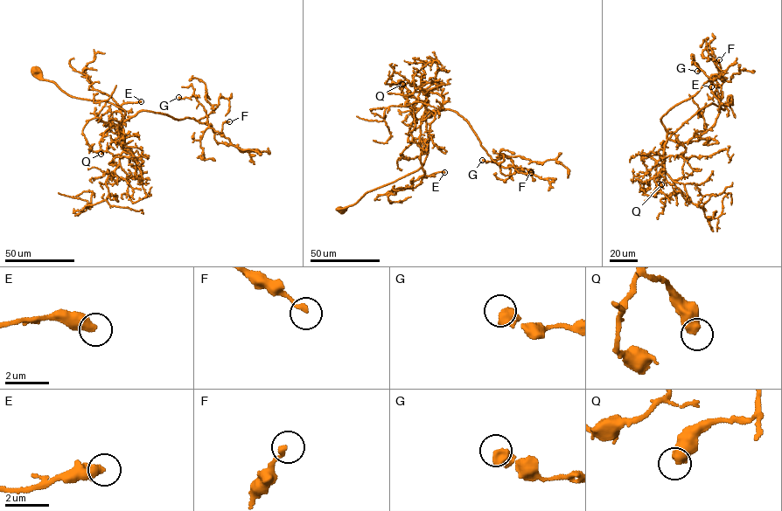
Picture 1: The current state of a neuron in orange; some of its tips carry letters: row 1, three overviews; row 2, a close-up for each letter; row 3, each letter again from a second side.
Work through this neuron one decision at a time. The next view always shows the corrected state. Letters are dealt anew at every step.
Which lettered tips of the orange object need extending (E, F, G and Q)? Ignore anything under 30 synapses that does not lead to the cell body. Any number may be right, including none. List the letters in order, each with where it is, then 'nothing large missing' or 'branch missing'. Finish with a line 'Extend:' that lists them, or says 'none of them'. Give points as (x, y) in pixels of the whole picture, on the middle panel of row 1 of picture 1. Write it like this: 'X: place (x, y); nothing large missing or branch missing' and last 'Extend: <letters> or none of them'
E: place (444, 172); branch missing
F: place (531, 172); nothing large missing
G: place (482, 160); nothing large missing
Q: place (402, 84); nothing large missing
Extend: E

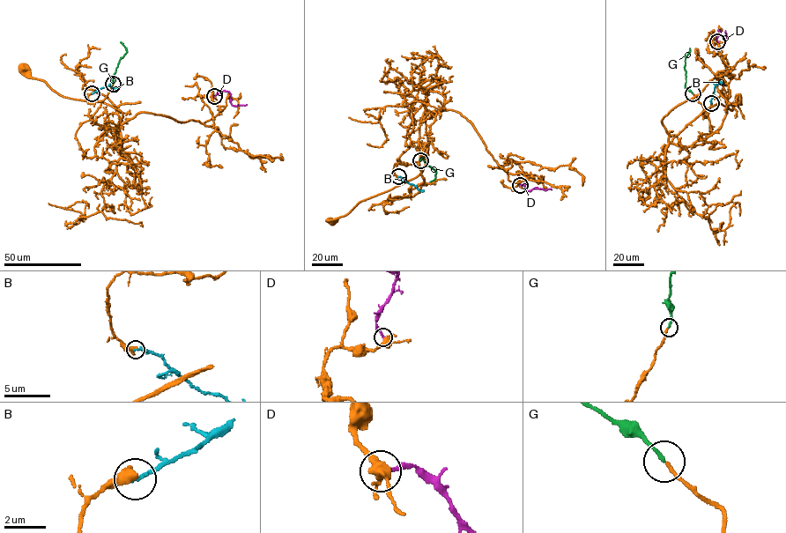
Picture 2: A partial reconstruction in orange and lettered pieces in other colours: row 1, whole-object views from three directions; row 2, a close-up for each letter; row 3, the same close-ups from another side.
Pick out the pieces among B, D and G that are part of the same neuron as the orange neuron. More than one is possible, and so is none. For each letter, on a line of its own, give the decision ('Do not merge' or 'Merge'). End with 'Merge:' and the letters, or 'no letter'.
B: Do not merge
D: Do not merge
G: Merge
Merge: G

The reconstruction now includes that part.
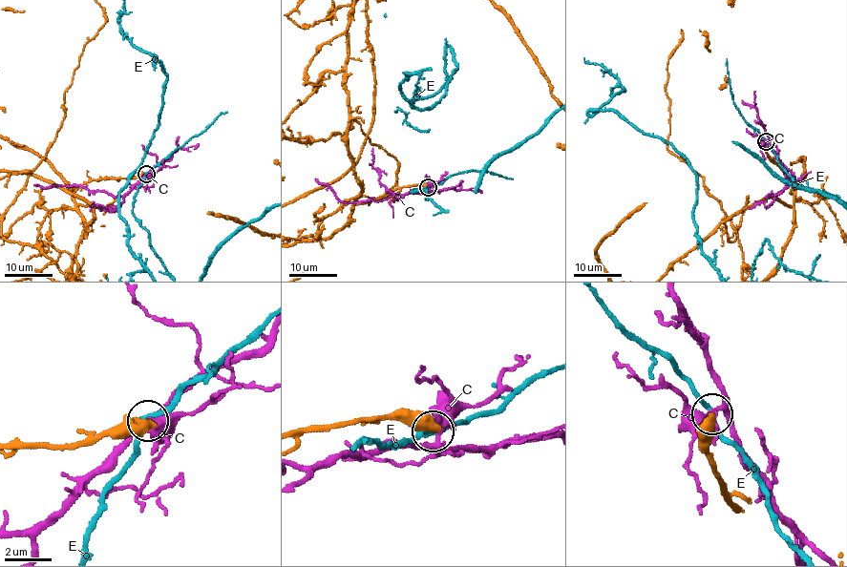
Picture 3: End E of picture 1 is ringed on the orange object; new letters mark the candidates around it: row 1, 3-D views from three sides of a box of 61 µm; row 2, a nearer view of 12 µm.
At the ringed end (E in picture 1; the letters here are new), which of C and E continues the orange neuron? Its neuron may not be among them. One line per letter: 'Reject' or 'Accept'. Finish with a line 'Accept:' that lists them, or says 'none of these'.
C: Reject
E: Reject
Accept: none of these

